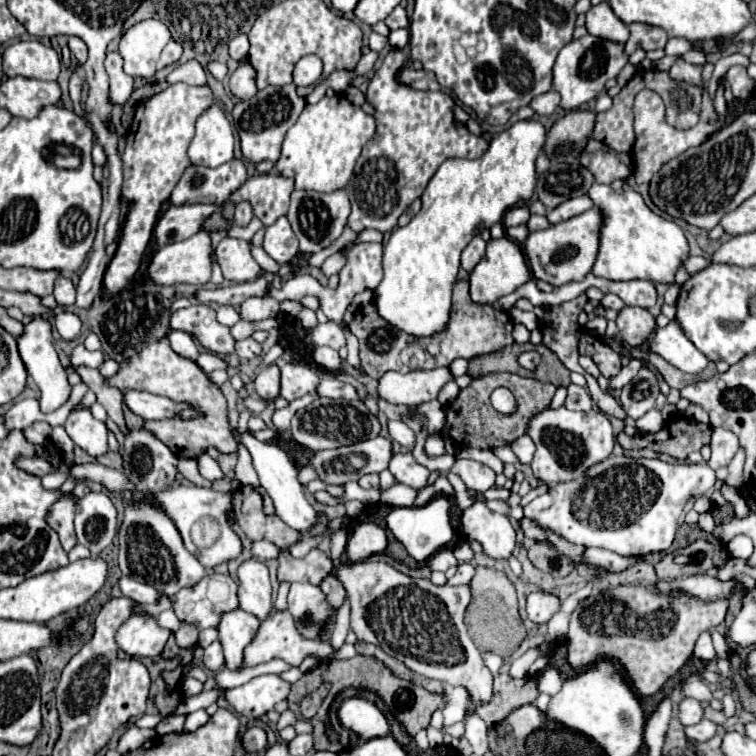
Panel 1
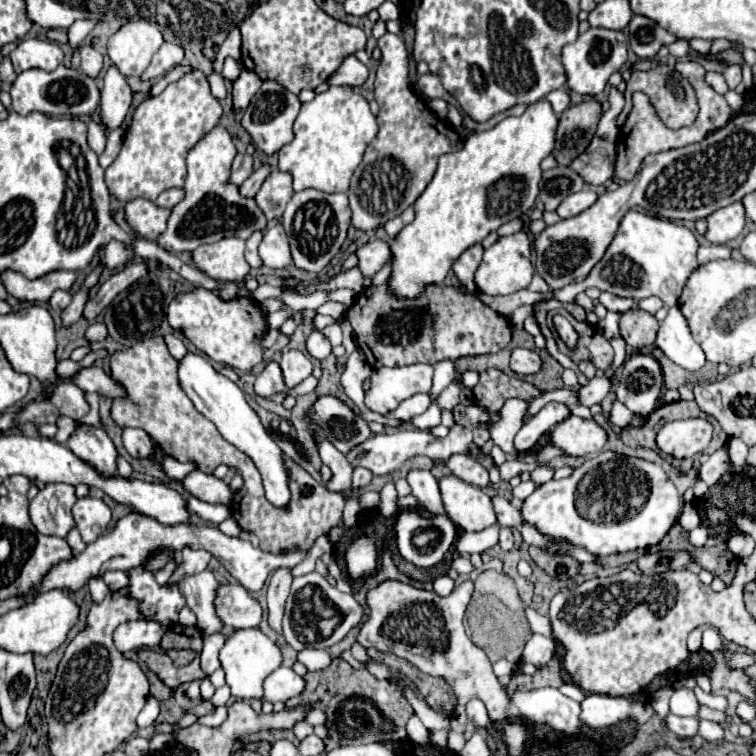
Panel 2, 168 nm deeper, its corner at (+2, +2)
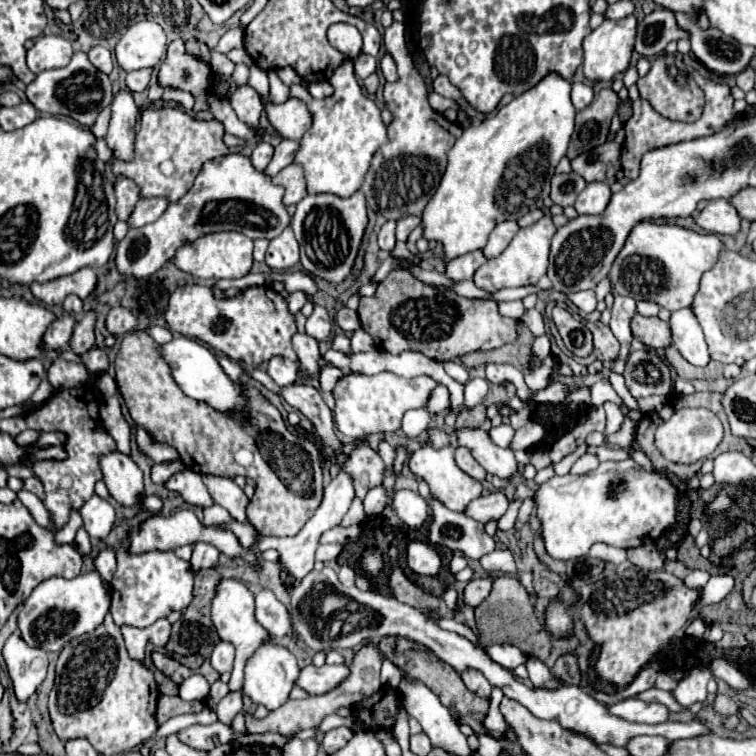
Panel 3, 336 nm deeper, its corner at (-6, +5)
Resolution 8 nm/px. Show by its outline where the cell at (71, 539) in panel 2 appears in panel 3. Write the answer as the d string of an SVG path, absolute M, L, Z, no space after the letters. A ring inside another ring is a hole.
M70 509L70 521L54 531L54 539L58 545L74 545L74 535L76 535L76 529L80 527L80 513L76 509Z

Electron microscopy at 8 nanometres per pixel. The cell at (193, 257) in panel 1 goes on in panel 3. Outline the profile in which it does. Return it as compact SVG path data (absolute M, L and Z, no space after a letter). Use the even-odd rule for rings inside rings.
M88 311L82 321L76 323L72 339L70 339L70 349L76 355L84 355L88 349L94 347L94 321L96 321L96 313Z

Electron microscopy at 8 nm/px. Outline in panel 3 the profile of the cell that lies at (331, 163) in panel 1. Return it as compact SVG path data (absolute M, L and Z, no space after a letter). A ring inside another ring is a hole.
M344 61L334 75L328 79L334 87L334 95L318 101L302 85L290 87L290 97L300 97L306 101L314 115L312 127L300 139L300 149L296 153L296 163L304 165L308 193L332 193L338 197L350 197L362 187L364 175L370 167L374 153L386 143L386 125L380 119L380 109L372 99L368 99L354 79L354 67Z

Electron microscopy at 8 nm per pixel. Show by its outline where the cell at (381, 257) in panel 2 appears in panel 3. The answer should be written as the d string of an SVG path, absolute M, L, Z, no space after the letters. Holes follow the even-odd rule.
M386 221L378 233L378 245L382 251L392 251L394 249L394 229L396 229L396 221Z

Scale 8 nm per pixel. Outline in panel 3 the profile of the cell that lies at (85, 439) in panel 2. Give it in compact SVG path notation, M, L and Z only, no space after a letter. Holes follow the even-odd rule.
M110 453L102 457L100 461L104 483L110 491L110 495L126 507L140 505L144 499L144 483L142 483L142 471L138 465L122 455L122 453Z

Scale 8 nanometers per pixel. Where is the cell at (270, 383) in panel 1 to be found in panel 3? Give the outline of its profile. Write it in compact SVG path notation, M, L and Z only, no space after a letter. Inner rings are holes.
M272 357L268 361L268 369L266 371L280 387L292 385L298 379L298 365L294 361L286 359L286 357Z

